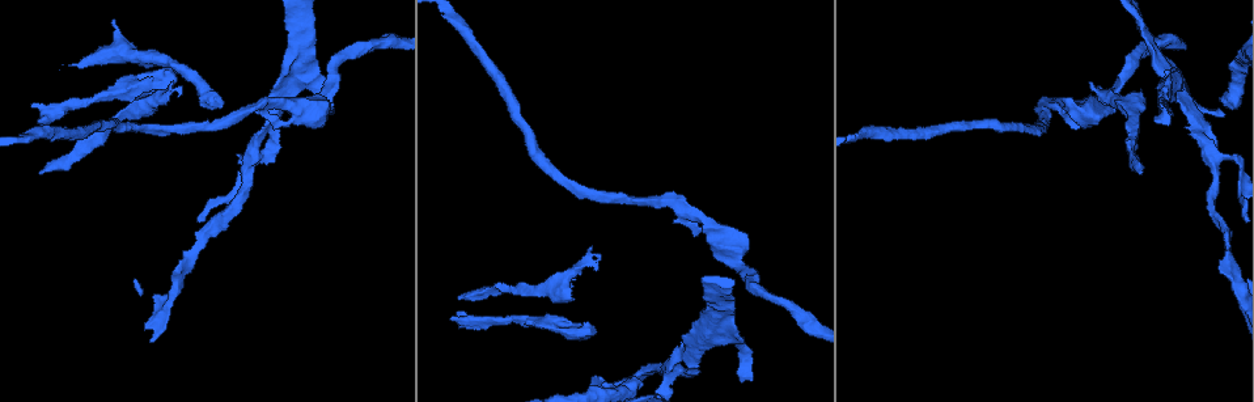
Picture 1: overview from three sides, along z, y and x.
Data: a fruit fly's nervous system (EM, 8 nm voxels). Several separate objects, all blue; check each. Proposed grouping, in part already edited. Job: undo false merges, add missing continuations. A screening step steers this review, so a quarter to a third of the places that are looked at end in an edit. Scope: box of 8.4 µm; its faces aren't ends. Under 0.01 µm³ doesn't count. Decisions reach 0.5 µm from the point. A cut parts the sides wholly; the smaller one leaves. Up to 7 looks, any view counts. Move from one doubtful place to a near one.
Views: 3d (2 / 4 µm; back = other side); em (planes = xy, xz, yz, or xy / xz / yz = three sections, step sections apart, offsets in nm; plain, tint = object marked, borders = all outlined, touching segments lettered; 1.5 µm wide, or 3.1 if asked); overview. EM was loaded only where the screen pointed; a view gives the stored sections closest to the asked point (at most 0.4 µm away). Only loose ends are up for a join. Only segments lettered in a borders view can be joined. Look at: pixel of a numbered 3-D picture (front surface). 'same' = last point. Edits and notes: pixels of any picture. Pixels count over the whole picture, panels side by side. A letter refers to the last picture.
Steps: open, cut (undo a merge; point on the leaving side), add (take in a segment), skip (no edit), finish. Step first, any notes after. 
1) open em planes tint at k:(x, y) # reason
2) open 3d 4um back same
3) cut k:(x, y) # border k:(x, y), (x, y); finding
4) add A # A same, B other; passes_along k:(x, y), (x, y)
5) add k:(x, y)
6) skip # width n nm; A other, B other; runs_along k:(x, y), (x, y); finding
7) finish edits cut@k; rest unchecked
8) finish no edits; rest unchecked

open 3d 4um at 1:(734, 256) # calibre changes

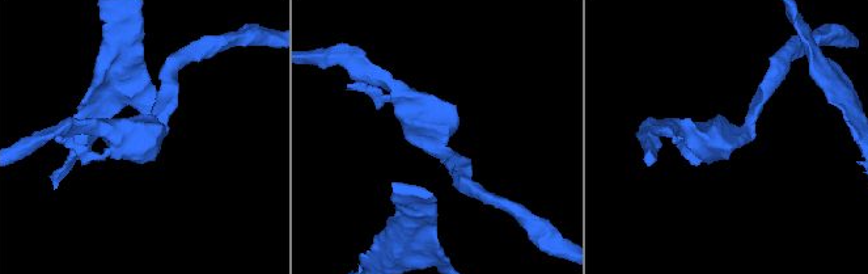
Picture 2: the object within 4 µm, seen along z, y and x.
open em xz step 8 tint at 2:(438, 144) # arm_widths 170, 300 nm; shape alone is not enough

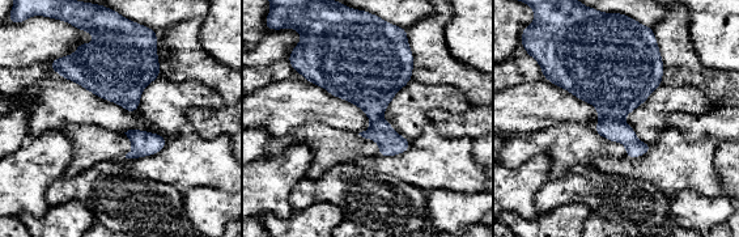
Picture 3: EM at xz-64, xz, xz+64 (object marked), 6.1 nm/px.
open em planes borders same # cut it another way

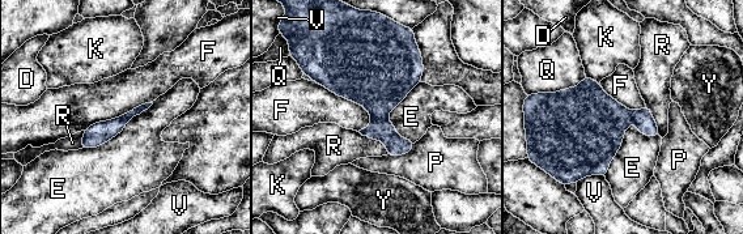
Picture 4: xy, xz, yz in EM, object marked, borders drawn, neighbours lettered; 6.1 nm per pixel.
skip # D other, E other, F other, K other, P other, Q other, R other, V other, Y other; border 4:(311, 81), (359, 103), (373, 120); one neuron here

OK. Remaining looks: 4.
open em planes borders at 1:(590, 248) # free end

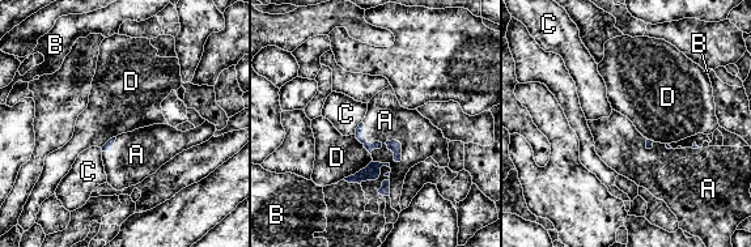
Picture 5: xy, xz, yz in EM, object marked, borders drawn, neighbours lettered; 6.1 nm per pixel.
add A # A same, B other, C other, D other; passes_along 5:(393, 145), (378, 141), (385, 120); the neuron continues

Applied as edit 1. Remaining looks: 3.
open em xy step 4 borders at 1:(1226, 114) # an open end

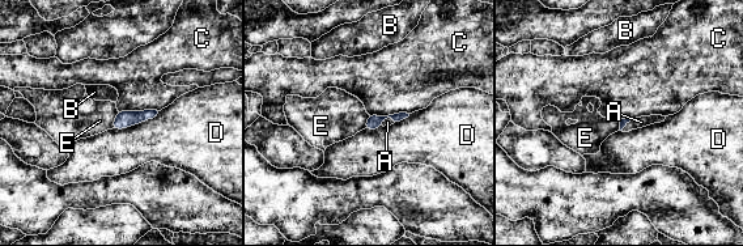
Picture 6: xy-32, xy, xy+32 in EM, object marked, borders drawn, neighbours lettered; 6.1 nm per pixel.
open em planes borders same

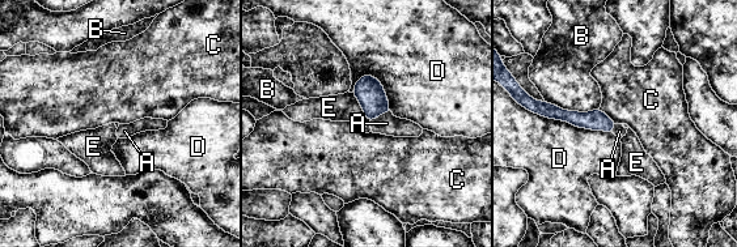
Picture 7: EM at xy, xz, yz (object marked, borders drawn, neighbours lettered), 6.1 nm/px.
add A # A same, B other, C other, D other, E other; passes_along 7:(368, 90), (381, 113), (386, 123); the neuron continues

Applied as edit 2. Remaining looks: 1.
finish edits add@5, add@7; rest unchecked

